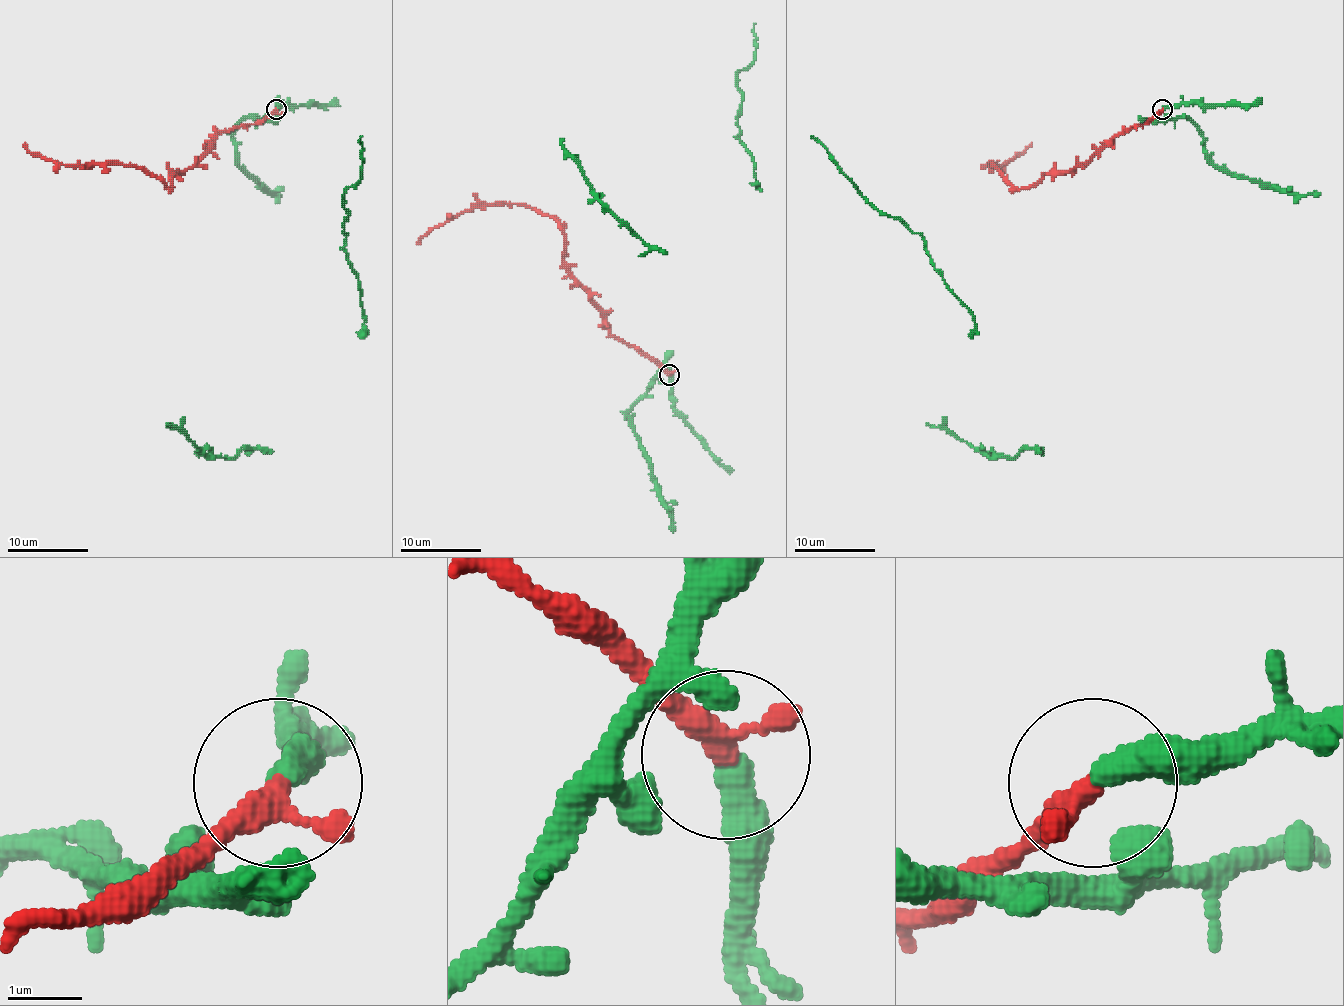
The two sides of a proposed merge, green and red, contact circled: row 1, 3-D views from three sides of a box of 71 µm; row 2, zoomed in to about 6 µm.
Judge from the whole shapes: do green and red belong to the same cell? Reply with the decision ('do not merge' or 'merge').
merge

